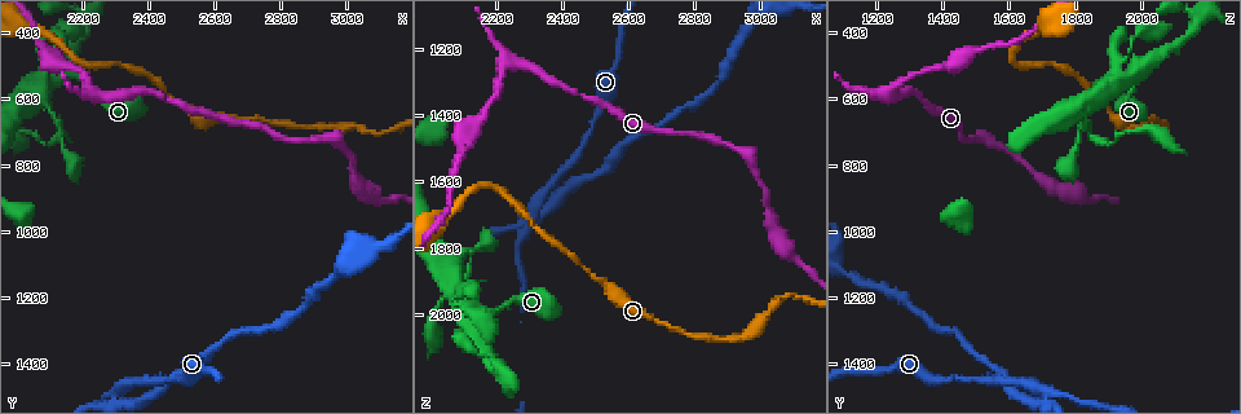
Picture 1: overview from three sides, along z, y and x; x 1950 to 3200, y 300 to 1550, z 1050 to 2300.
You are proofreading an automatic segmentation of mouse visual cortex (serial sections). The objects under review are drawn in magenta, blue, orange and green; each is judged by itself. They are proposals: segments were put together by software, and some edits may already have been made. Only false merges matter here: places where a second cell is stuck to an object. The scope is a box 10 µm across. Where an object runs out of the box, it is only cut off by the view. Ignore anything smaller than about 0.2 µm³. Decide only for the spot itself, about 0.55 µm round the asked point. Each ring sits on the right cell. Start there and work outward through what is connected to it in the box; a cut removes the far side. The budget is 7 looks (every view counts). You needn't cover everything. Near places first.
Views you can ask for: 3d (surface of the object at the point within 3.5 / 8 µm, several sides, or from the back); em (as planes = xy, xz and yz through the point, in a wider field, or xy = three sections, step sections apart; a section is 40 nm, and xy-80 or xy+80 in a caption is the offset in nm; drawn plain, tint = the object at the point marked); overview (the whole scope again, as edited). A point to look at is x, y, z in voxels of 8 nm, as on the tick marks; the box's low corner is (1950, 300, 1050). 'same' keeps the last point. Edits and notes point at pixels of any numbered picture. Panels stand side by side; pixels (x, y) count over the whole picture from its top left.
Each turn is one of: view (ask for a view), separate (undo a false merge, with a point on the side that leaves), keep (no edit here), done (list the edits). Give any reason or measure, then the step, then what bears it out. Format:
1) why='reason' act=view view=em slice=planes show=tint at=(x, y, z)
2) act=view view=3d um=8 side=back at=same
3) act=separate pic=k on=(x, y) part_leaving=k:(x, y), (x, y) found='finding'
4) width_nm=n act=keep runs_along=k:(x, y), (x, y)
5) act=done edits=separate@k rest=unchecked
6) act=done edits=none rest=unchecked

why='four arms meet' act=view view=3d um=8 at=(2310, 1470, 1690)

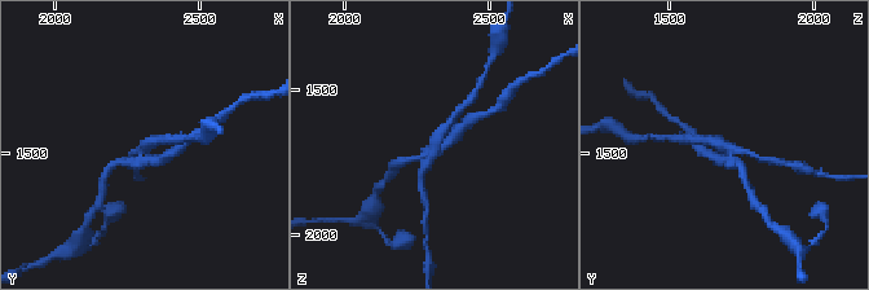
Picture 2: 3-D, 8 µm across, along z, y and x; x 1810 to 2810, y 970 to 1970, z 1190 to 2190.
arms=4 arm_widths_nm=200,200,250,250 act=view view=em slice=xy step=2 show=tint at=same

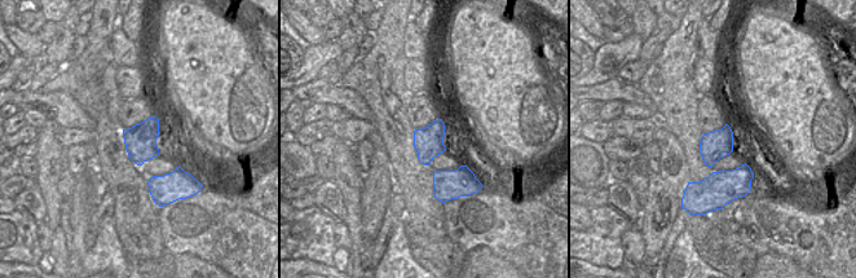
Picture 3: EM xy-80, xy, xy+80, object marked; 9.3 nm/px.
act=separate pic=2 on=(458, 136) part_leaving=2:(141, 156), (160, 159), (184, 145) found='a second cell is stuck on'

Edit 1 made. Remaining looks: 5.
why='abrupt turn' act=view view=3d um=3.5 at=(2230, 570, 1240)

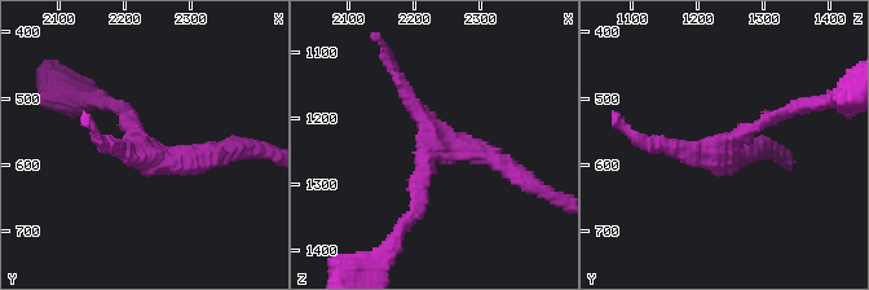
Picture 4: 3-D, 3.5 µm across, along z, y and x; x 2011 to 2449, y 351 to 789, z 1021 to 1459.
act=view view=em slice=xy step=5 show=tint at=(2230, 570, 1245)

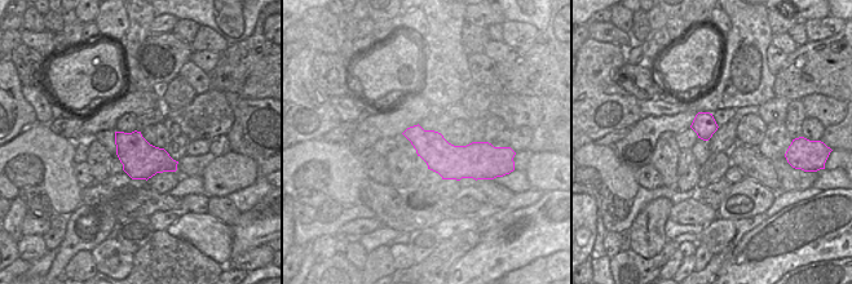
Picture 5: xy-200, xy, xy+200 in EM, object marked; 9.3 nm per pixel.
act=keep runs_along=4:(508, 170), (437, 146), (410, 219) found='all the same cell'

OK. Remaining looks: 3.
why='thin arm on a thick one' act=view view=3d um=3.5 side=back at=(2060, 600, 1860)

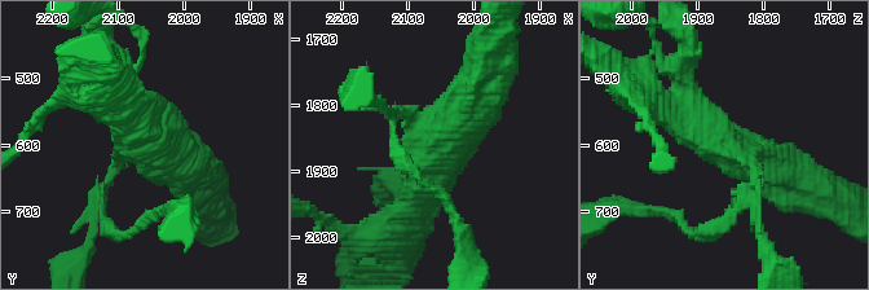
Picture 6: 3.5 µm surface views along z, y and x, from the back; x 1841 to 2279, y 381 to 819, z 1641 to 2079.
arms=4 arm_widths_nm=150,200,400,400 why='shape alone is not enough' act=view view=em slice=xy step=5 show=tint at=(2065, 600, 1850)

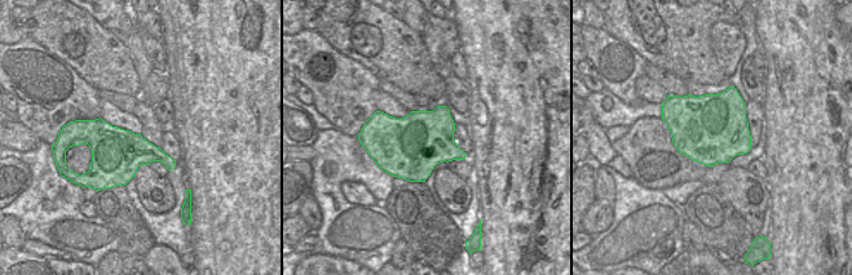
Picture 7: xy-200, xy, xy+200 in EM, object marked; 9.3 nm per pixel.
why='another direction' act=view view=em slice=xy step=3 show=tint at=same

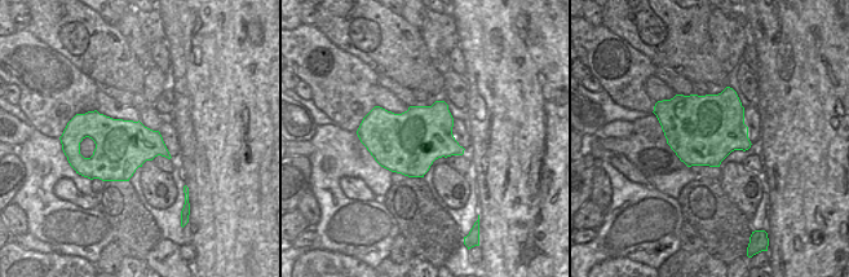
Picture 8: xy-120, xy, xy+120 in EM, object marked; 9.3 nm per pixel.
act=keep runs_along=6:(662, 102), (795, 175) found='one cell here'

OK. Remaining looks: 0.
act=done edits=separate@2 rest=unchecked

